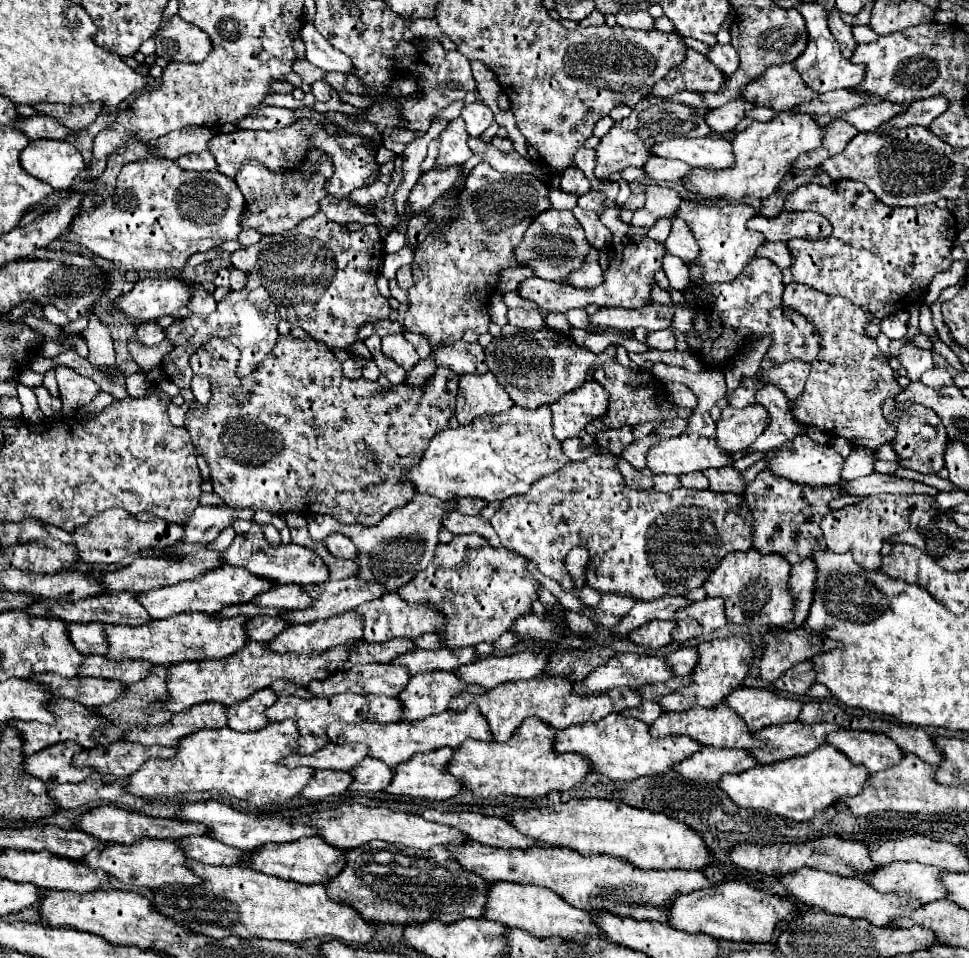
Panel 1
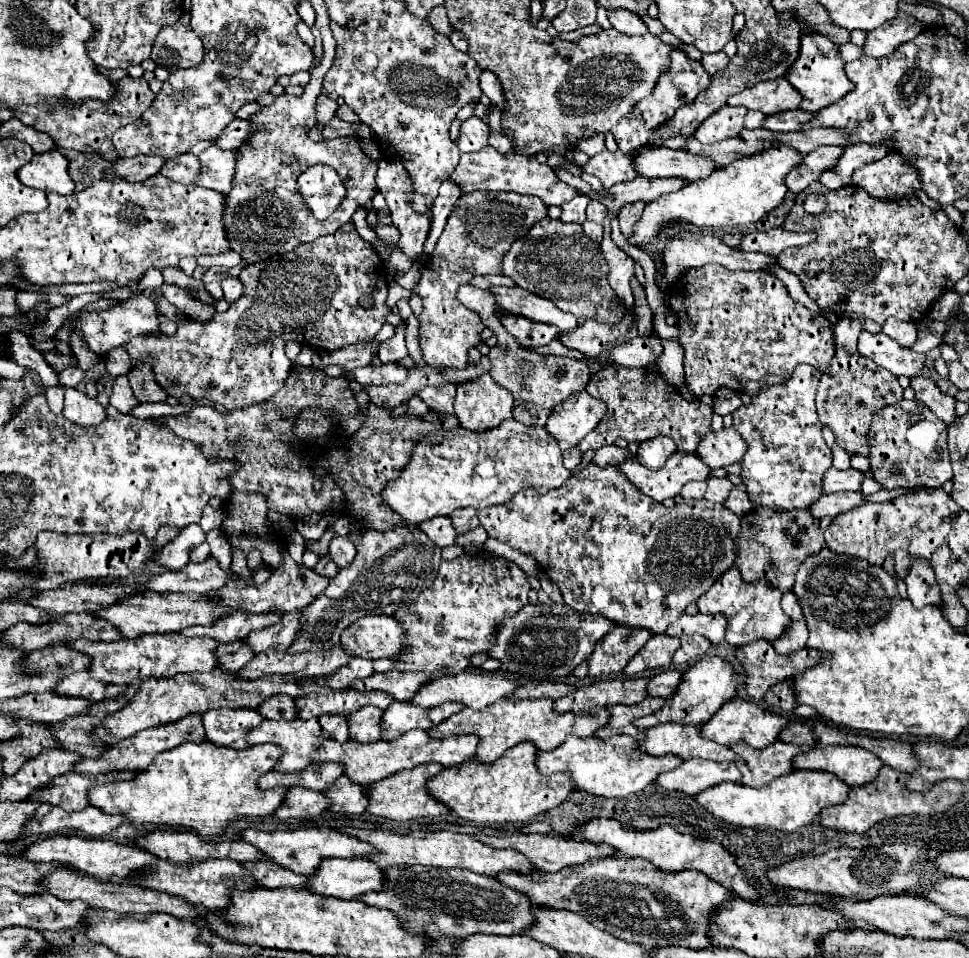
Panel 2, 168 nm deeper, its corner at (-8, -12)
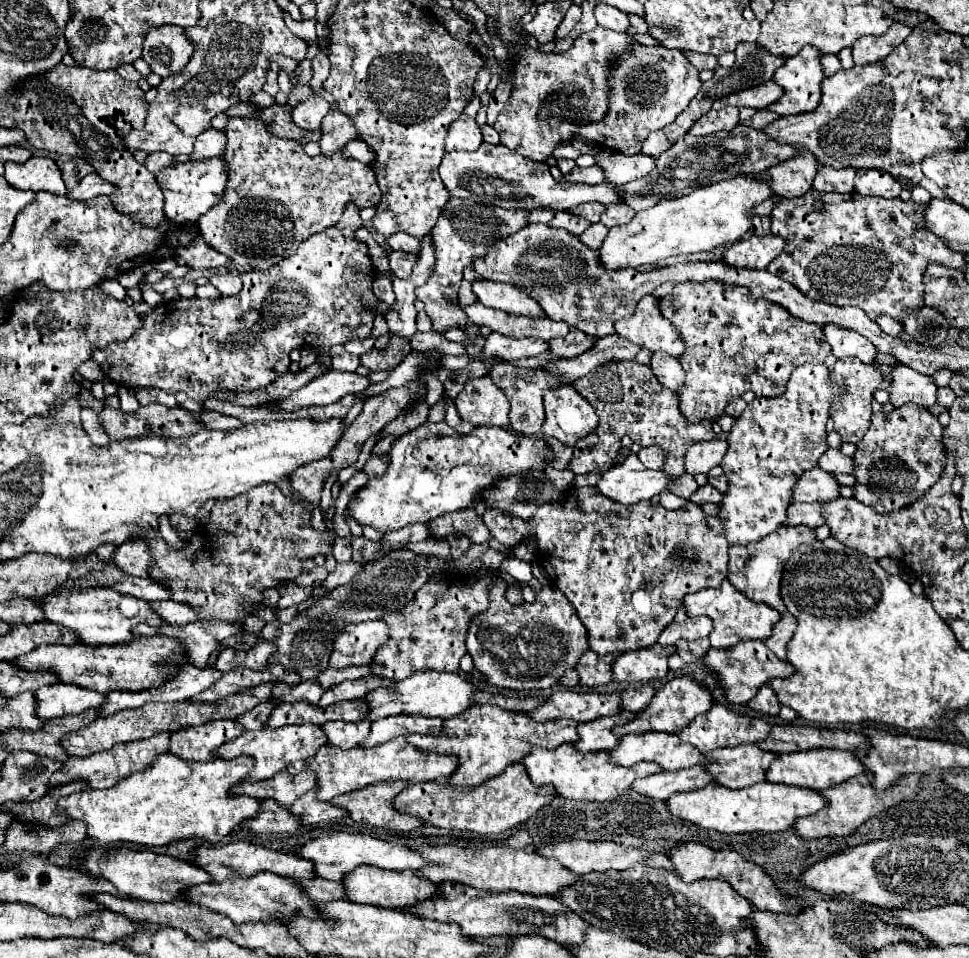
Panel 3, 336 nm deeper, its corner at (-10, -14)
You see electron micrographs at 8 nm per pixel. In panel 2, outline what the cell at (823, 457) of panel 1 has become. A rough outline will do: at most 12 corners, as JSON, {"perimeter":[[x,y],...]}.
{"perimeter":[[800,364],[732,414],[740,476],[776,512],[820,498],[832,450]]}

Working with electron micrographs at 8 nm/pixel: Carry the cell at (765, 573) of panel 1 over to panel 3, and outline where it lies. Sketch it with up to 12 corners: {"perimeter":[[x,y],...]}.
{"perimeter":[[728,580],[686,594],[688,616],[714,620],[710,644],[766,640],[780,618]]}

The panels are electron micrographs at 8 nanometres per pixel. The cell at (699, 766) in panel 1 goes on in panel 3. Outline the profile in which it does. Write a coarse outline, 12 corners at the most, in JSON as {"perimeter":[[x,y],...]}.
{"perimeter":[[706,766],[650,774],[634,782],[638,794],[668,800],[716,782]]}

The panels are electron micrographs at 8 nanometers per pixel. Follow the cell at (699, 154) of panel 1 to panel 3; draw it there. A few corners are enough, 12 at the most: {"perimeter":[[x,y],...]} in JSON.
{"perimeter":[[596,156],[606,182],[628,184],[656,170],[656,158]]}

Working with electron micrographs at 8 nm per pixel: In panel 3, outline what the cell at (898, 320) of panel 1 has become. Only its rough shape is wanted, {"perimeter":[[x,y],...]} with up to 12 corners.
{"perimeter":[[890,316],[878,318],[880,326],[888,336],[900,338],[904,332],[902,324]]}

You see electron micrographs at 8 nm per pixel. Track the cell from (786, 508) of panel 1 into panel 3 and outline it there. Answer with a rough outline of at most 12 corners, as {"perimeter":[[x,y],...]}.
{"perimeter":[[782,526],[730,546],[728,580],[754,602],[786,610],[780,584],[808,526]]}

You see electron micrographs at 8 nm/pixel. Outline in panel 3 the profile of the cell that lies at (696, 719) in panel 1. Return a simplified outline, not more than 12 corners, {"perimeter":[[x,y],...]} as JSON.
{"perimeter":[[668,732],[628,734],[612,762],[652,760],[664,770],[710,762],[698,748]]}

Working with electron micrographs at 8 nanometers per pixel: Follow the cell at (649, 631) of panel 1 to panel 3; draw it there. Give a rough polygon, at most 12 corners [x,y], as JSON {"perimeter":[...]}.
{"perimeter":[[654,644],[612,662],[618,682],[652,682],[668,674],[674,646]]}

